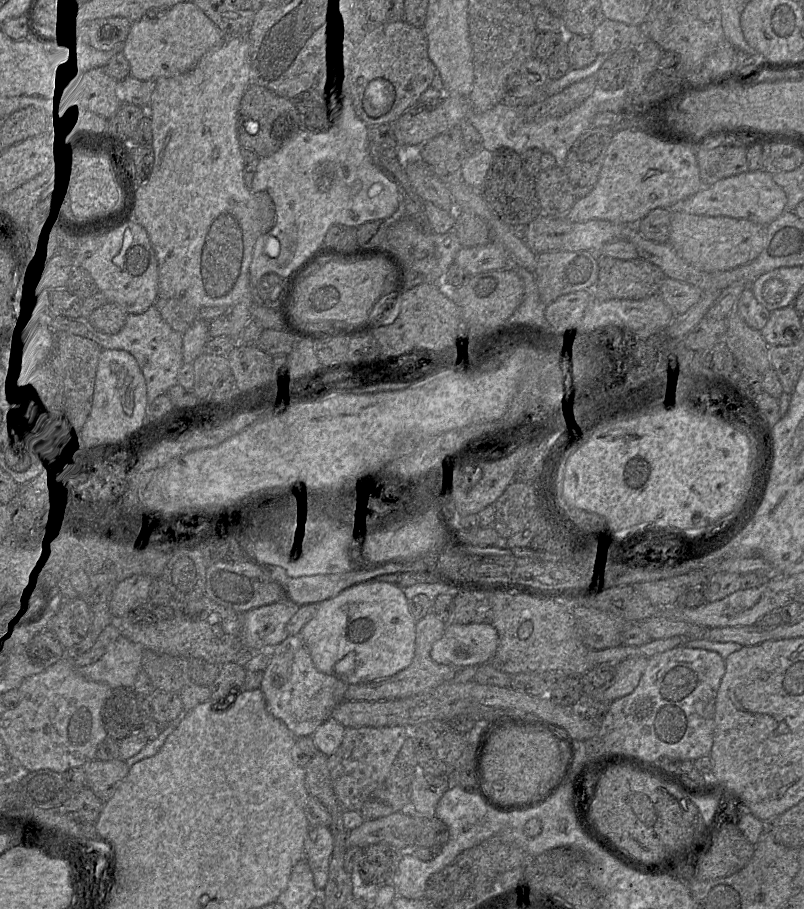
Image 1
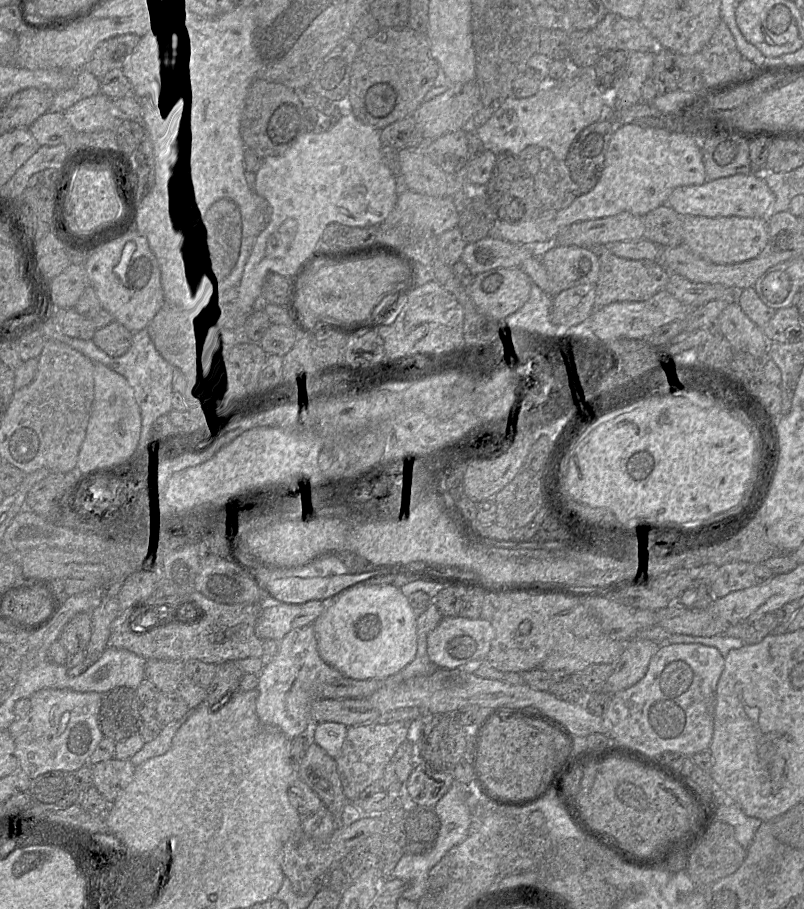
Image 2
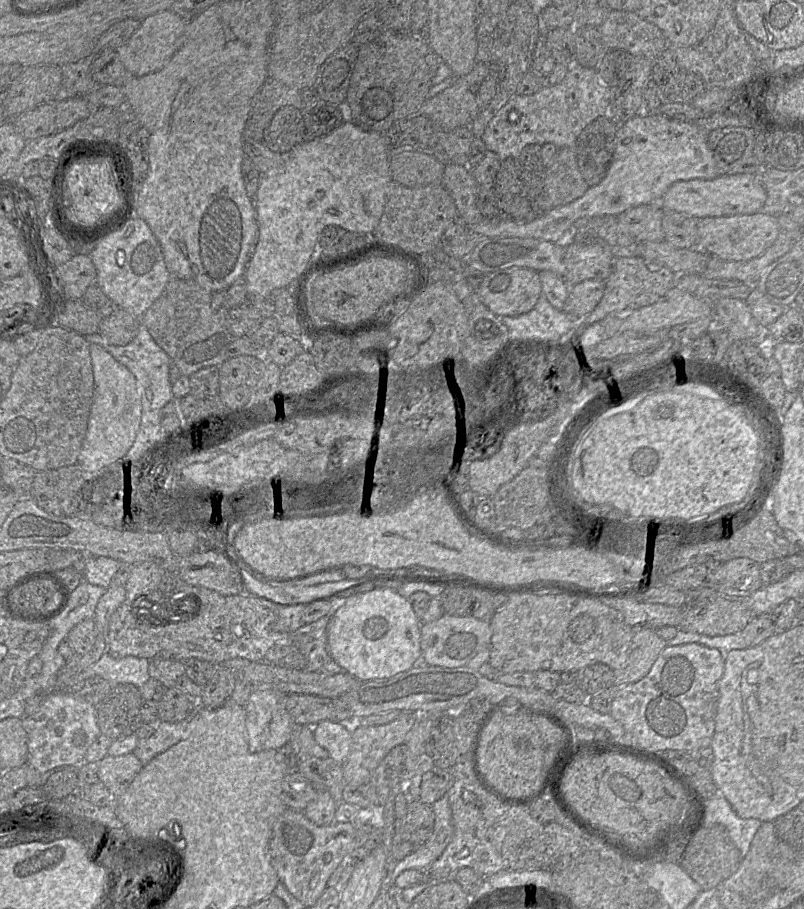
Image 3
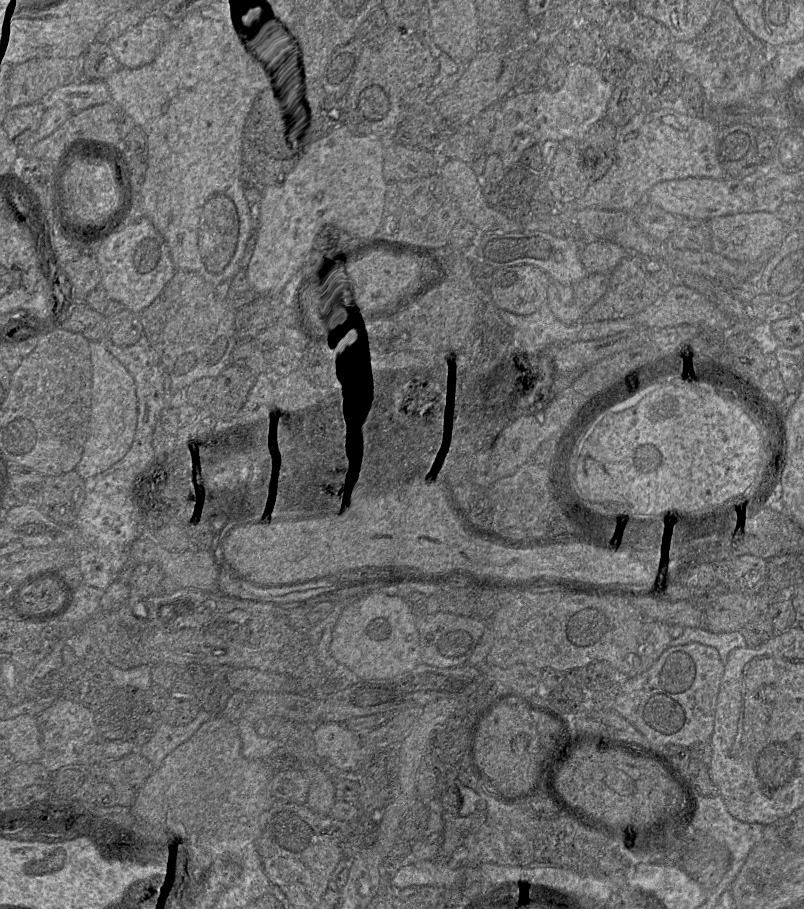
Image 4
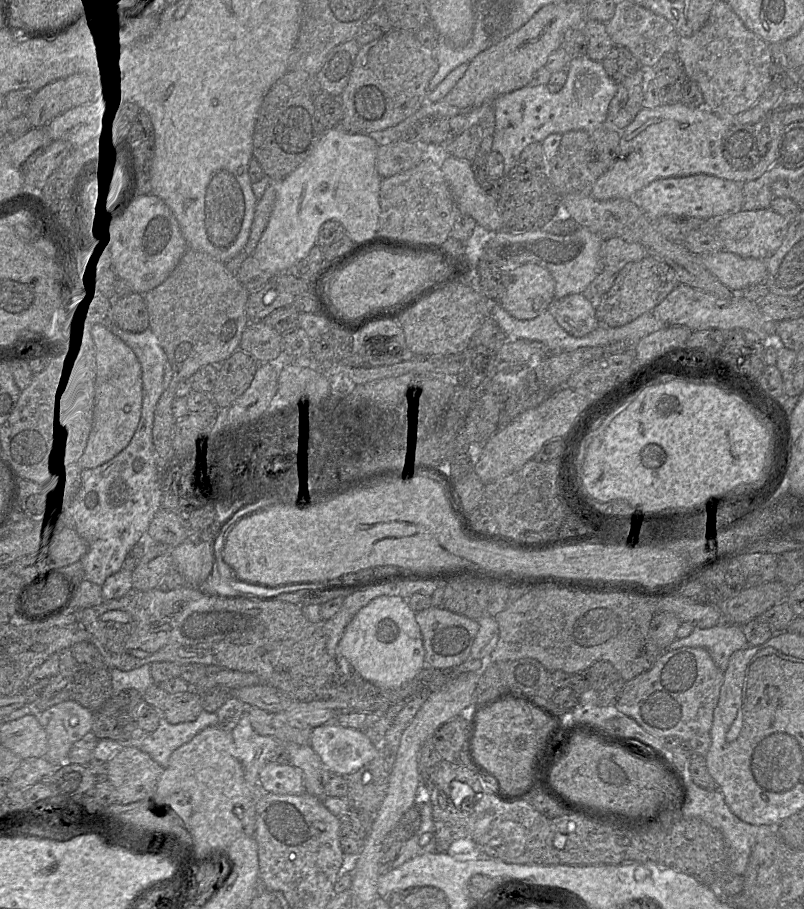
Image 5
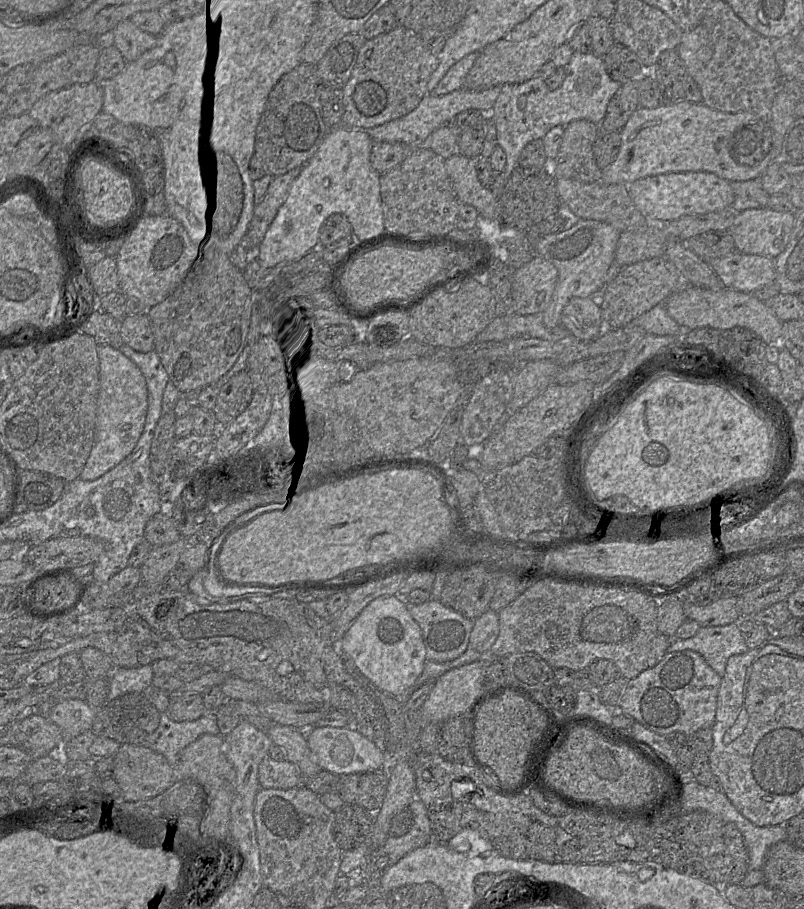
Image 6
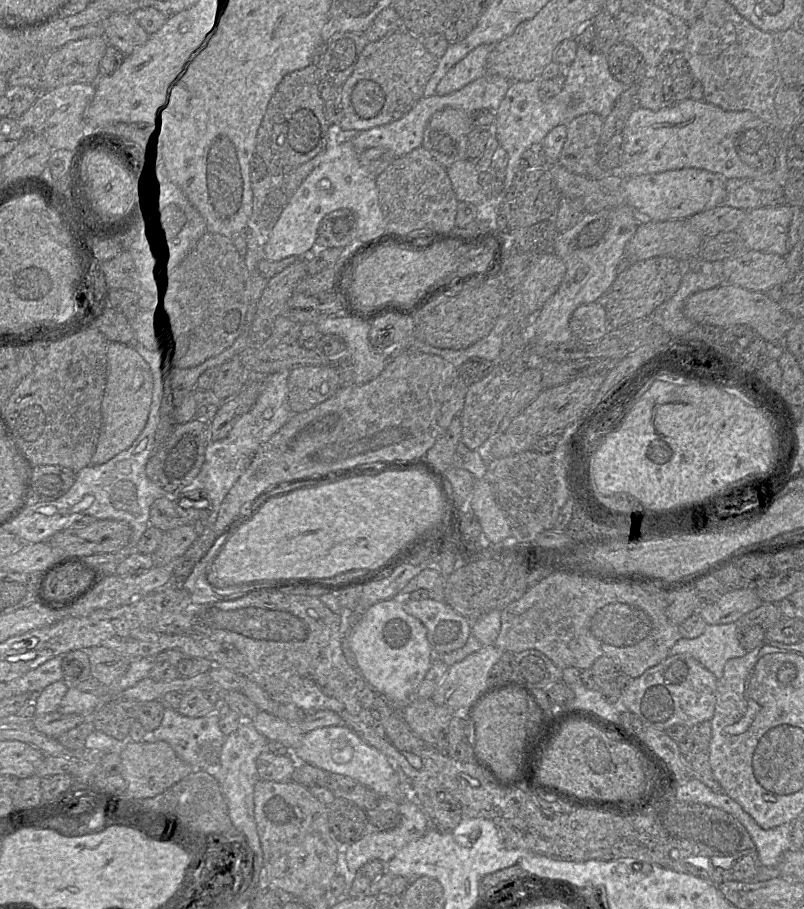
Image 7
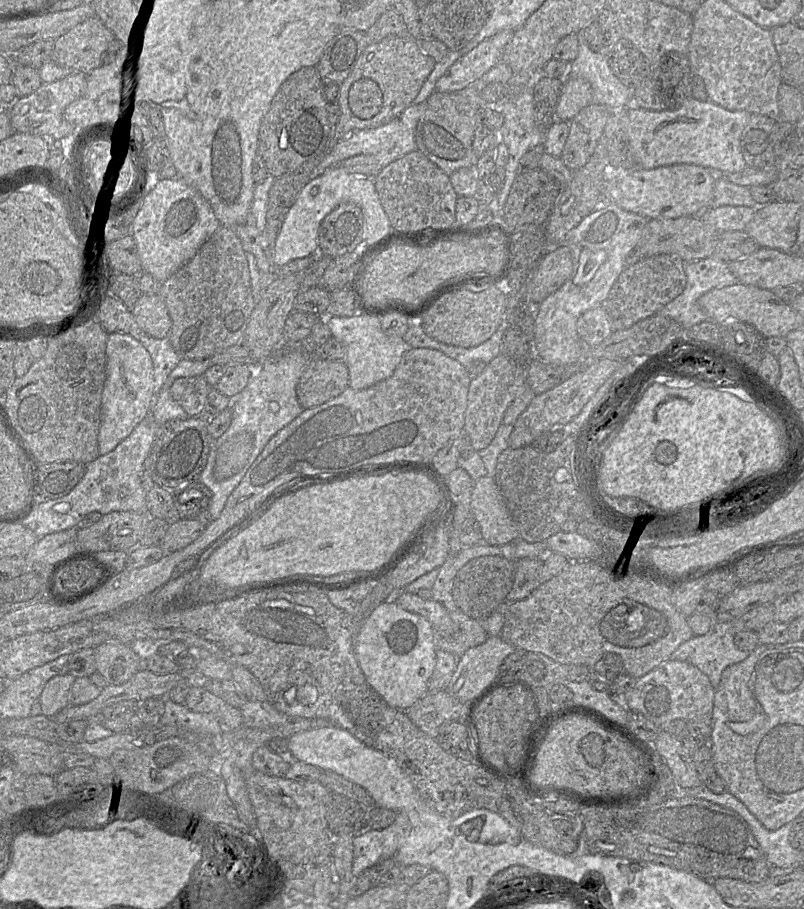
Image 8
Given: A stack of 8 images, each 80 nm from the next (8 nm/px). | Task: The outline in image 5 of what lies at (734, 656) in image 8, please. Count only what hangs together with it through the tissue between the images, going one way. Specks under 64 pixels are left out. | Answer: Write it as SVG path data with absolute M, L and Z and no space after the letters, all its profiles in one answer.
M722 622L713 627L695 627L693 632L682 639L675 639L668 649L702 647L711 655L716 666L724 672L730 656L737 650L747 648L749 643L741 625Z

